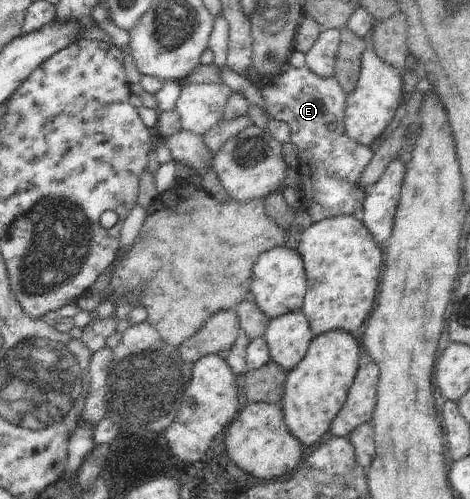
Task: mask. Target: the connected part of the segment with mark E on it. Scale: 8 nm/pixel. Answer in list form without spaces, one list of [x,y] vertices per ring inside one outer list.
[[[304,66],[300,68],[285,67],[280,74],[272,78],[262,78],[258,74],[251,74],[249,79],[259,88],[265,102],[264,108],[270,118],[283,120],[289,124],[290,140],[296,144],[299,150],[299,163],[296,169],[301,176],[302,199],[304,199],[304,206],[308,206],[307,213],[311,215],[312,222],[317,223],[321,219],[338,215],[352,215],[354,212],[352,208],[355,208],[352,206],[352,202],[330,202],[332,198],[338,200],[338,196],[328,194],[328,192],[334,190],[332,186],[342,186],[342,184],[334,184],[334,182],[344,182],[344,186],[350,186],[350,188],[358,186],[361,174],[373,157],[373,151],[370,147],[361,145],[346,134],[345,102],[347,94],[342,90],[336,77],[332,76],[327,79],[319,77]]]

